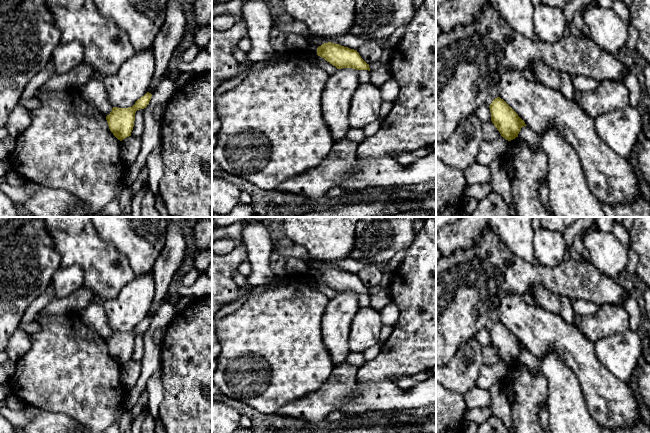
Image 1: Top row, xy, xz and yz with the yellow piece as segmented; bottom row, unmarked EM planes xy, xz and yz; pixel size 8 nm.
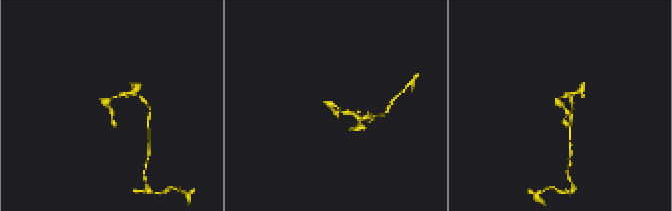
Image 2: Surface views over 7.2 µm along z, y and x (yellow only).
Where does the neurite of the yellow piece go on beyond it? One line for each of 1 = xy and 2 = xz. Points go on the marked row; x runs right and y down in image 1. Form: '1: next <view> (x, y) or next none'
1: next none
2: next none

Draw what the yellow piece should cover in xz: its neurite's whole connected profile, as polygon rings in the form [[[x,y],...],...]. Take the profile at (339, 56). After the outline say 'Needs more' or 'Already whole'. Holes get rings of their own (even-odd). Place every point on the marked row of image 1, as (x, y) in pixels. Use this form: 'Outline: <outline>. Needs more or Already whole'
Outline: [[[324,43],[317,48],[317,55],[324,58],[337,69],[352,68],[370,71],[369,64],[361,58],[357,50],[339,44]]]. Already whole

